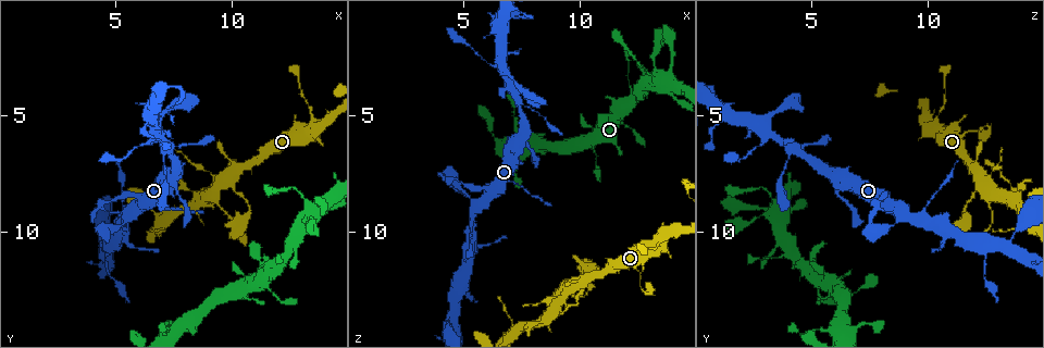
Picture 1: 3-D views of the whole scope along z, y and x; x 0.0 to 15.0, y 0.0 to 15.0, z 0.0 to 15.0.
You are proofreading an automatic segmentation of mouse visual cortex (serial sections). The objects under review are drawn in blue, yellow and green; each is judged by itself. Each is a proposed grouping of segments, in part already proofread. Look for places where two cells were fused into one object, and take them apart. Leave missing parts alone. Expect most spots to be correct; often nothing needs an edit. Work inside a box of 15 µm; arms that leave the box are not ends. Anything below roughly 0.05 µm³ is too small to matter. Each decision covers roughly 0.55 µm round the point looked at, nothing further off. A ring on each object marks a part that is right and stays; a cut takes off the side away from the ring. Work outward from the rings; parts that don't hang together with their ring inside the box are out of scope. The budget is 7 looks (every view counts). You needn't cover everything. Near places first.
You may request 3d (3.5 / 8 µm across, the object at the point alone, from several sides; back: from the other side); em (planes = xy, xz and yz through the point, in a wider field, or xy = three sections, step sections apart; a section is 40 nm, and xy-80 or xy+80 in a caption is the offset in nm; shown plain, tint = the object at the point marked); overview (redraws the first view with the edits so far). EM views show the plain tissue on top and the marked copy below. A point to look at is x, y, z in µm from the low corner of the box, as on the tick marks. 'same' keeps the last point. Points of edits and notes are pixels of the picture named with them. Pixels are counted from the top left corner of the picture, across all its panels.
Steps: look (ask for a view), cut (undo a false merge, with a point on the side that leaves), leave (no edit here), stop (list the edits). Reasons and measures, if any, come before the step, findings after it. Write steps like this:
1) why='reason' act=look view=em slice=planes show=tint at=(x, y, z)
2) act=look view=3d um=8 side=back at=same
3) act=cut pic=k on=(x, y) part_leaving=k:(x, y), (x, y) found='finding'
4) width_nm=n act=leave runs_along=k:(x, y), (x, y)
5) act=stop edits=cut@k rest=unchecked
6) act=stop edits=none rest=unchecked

why='four or more arms meet' act=look view=3d um=3.5 at=(7.3, 6.5, 4.2)

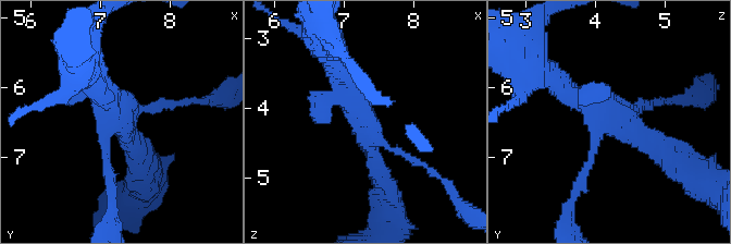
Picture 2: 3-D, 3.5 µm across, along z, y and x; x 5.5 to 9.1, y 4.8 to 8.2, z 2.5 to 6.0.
why='shape alone is not enough' act=look view=em slice=xy step=1 show=tint at=(7.30, 6.45, 4.20)

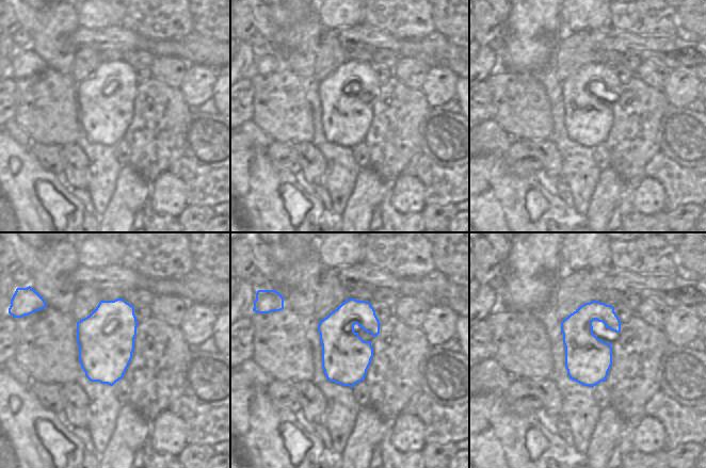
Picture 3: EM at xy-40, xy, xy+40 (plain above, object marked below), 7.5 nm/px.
act=leave runs_along=2:(663, 151), (555, 78) found='all the same cell'

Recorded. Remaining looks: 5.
why='a narrow waist' act=look view=3d um=3.5 at=(13.0, 3.9, 10.7)

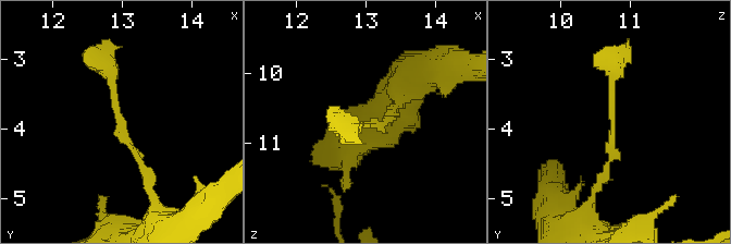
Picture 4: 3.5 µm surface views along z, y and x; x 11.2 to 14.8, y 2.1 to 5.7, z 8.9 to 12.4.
arm_widths_nm=150,200 act=look view=em slice=planes show=tint at=(13.00, 3.90, 10.70)

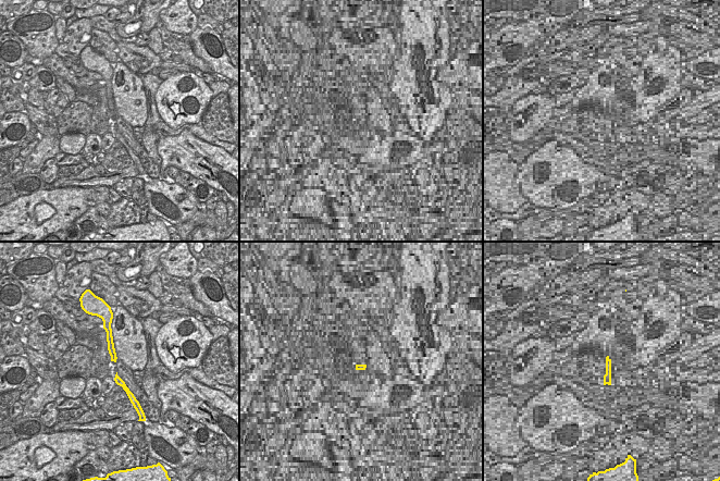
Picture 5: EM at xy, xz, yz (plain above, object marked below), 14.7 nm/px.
width_nm=100 act=leave runs_along=4:(147, 186), (137, 153), (120, 136), (103, 56) found='continuous, no second cell'

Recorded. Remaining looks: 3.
why='thin neck' act=look view=3d um=3.5 at=(4.5, 10.5, 13.4)

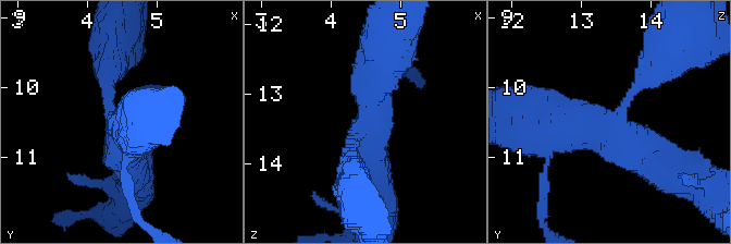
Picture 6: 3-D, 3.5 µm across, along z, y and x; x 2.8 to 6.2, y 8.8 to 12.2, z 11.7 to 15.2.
arms=3 arm_widths_nm=200,400,600 act=look view=em slice=xy step=3 show=tint at=(4.55, 10.55, 13.50)

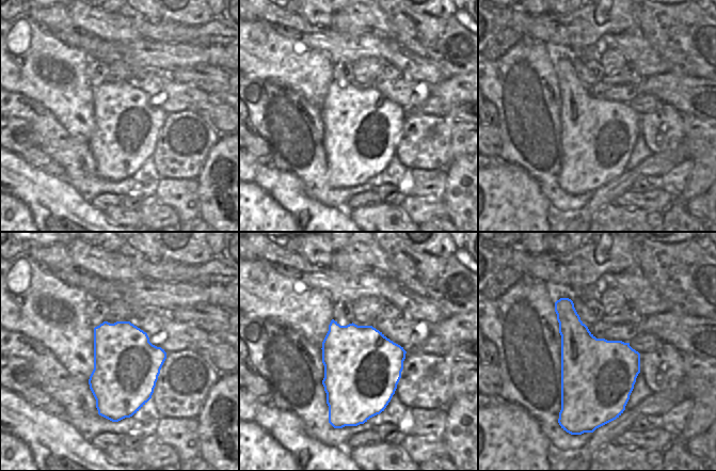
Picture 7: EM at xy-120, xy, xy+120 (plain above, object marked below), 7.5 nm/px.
act=leave runs_along=6:(543, 124), (612, 127), (652, 74) found='all the same cell'

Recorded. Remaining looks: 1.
act=stop edits=none rest=unchecked

